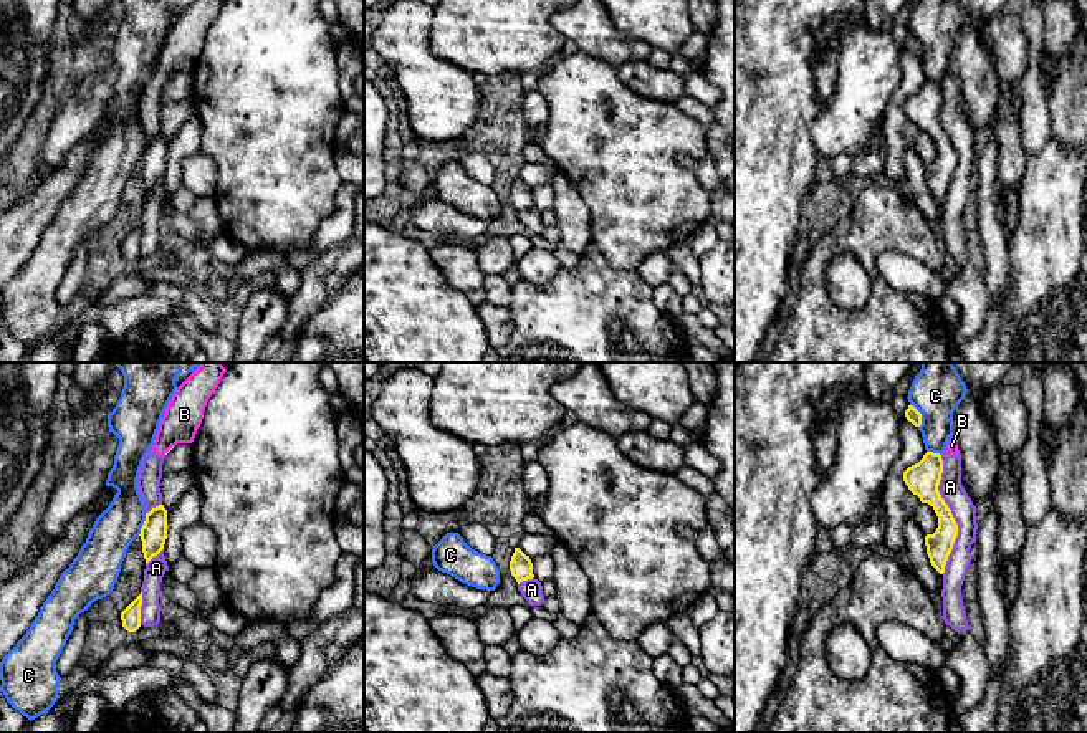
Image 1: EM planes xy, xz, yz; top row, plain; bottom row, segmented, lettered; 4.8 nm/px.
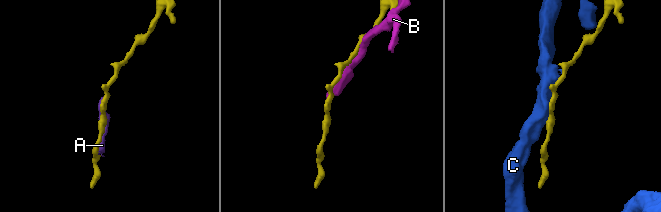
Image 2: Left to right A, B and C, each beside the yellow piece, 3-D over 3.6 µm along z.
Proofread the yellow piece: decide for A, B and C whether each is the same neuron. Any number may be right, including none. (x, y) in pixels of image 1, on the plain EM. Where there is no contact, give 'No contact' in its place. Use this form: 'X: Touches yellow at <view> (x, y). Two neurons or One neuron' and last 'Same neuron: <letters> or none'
A: Touches yellow at yz (952, 144). Two neurons
B: Touches yellow at xy (169, 80). Two neurons
C: Touches yellow at yz (920, 45). Two neurons
Same neuron: none

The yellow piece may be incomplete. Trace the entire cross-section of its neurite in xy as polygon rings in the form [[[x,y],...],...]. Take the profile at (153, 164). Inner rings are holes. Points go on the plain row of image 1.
[[[164,134],[152,137],[146,142],[146,151],[141,157],[141,170],[146,194],[157,185],[167,169],[167,139]]]

